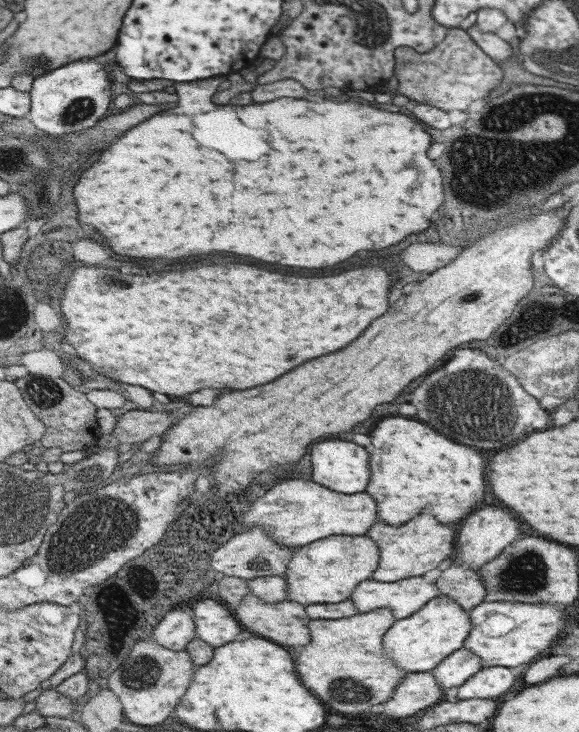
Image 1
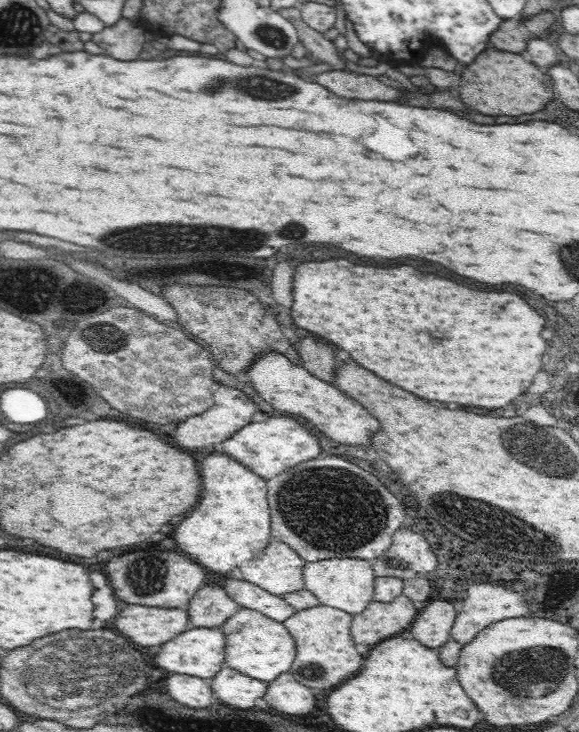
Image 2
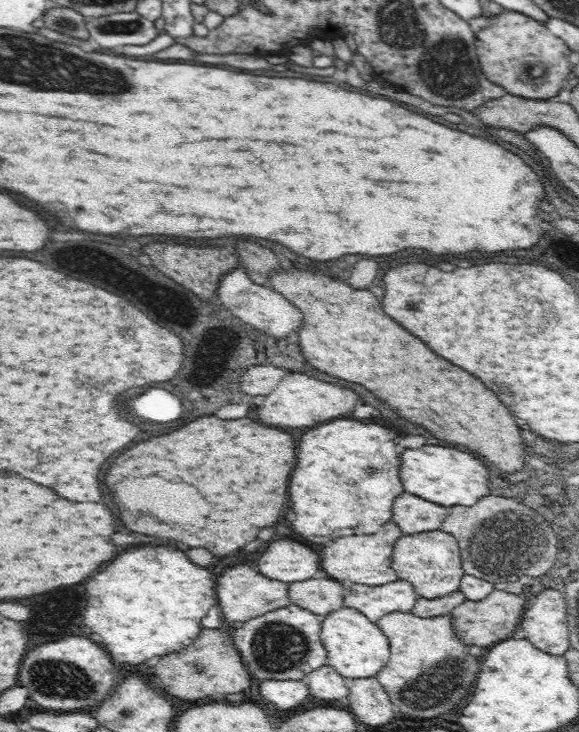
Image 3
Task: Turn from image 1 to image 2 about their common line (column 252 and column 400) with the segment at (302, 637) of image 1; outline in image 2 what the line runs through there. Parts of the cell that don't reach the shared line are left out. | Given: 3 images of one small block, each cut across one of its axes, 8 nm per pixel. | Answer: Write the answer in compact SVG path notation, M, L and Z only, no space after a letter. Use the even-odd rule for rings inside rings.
M403 594L390 602L372 601L360 614L352 615L352 641L374 646L386 638L398 636L412 624L419 610L420 605Z

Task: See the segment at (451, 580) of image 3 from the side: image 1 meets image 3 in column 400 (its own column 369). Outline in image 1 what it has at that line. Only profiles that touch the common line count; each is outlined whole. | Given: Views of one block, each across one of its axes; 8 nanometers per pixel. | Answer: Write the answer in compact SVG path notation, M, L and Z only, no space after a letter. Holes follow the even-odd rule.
M366 535L332 536L300 546L295 549L287 572L282 574L286 579L287 600L305 607L312 603L344 602L352 597L360 583L373 578L380 560L381 548Z

